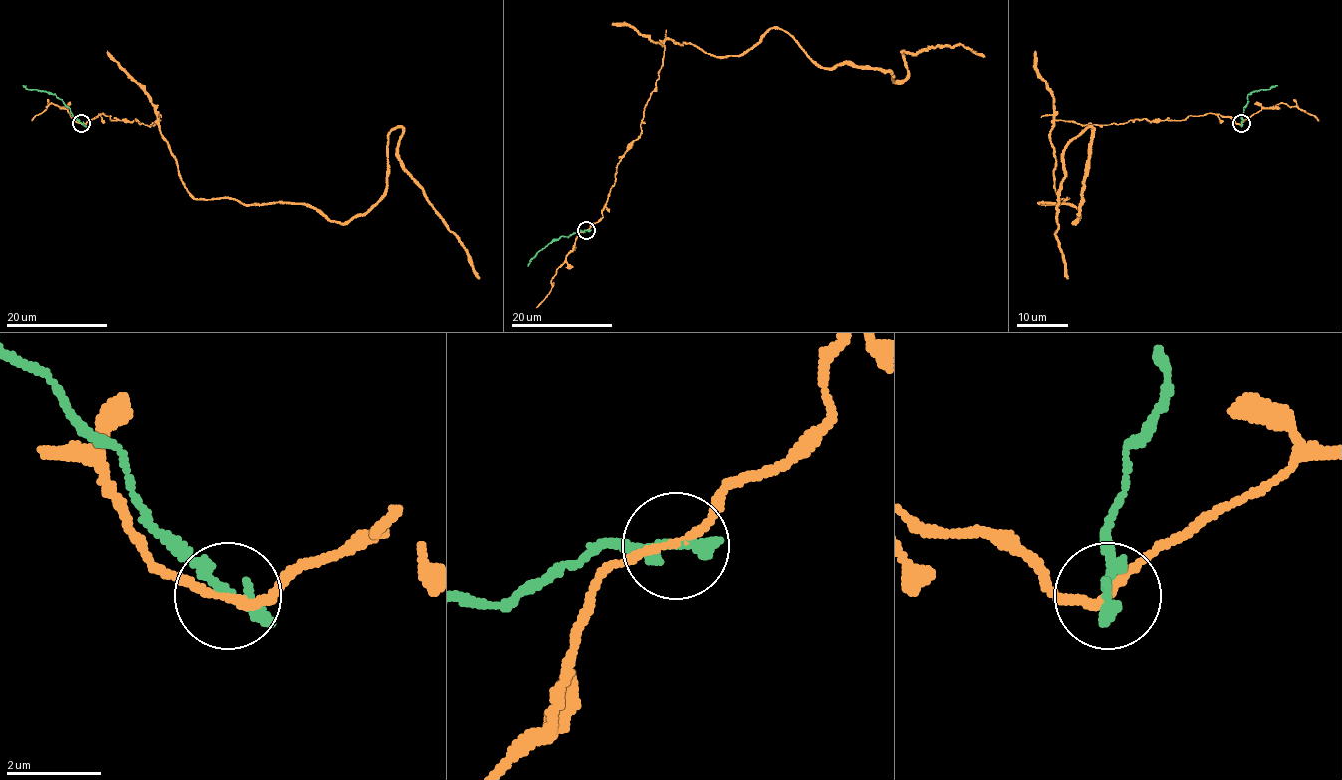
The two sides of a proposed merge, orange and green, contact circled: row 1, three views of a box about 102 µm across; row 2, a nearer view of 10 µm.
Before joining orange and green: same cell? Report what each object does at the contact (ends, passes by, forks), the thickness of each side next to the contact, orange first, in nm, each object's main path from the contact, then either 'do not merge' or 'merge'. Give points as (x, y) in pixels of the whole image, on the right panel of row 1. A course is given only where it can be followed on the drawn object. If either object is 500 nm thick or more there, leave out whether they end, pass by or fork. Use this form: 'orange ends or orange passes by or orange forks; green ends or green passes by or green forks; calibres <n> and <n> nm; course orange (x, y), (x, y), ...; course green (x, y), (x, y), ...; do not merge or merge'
orange passes by; green ends; calibres 160 and 320 nm; course orange (1241, 123), (1057, 120), (1067, 199), (1039, 204), (1072, 204), (1074, 223), (1091, 127), (1062, 155), (1068, 279); course green (1241, 123), (1250, 93), (1277, 85); do not merge

